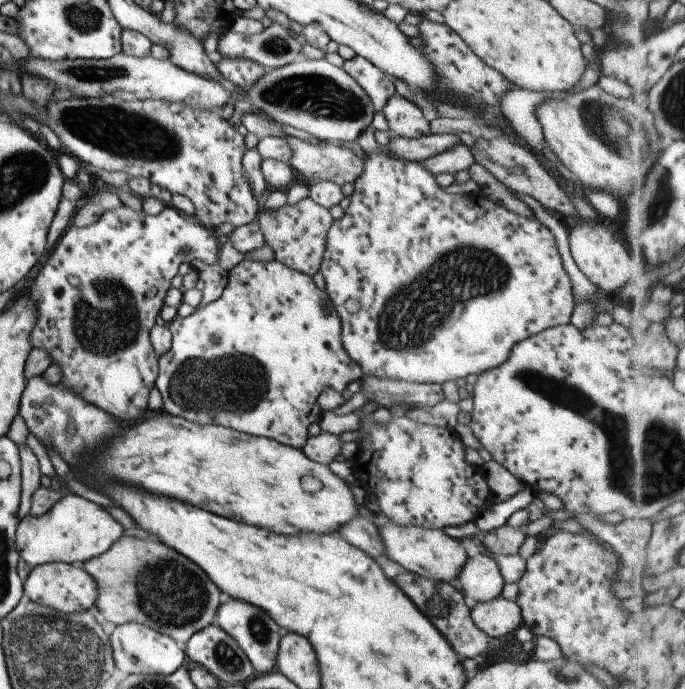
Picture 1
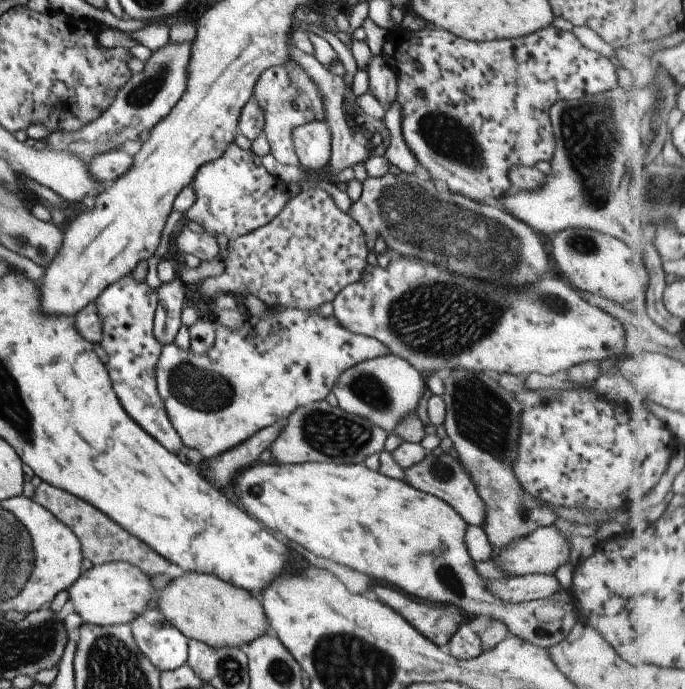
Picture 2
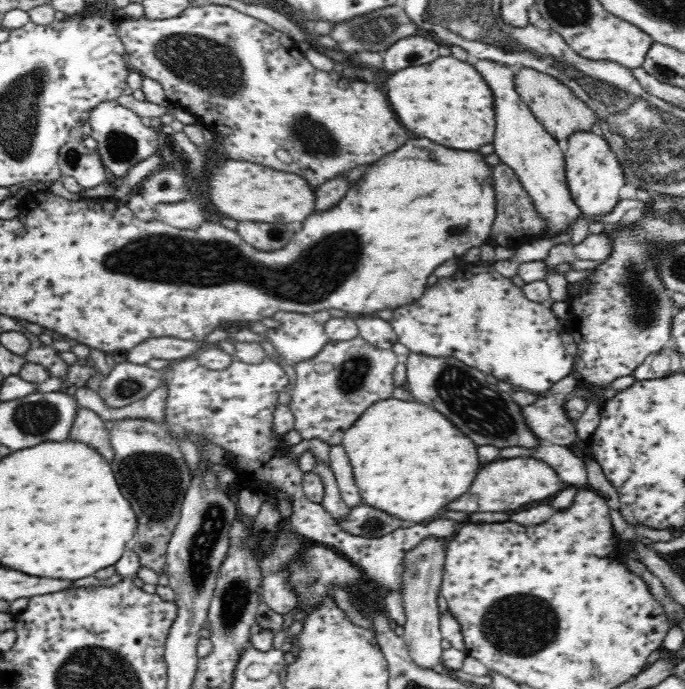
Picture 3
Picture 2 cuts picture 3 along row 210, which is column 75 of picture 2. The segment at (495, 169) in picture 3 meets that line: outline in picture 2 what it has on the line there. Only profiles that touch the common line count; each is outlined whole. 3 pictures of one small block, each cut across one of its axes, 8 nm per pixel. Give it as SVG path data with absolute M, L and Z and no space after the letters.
M42 482L35 488L34 496L31 499L49 510L59 521L62 521L62 524L71 528L71 531L79 538L83 558L90 560L93 565L126 561L141 568L151 577L164 574L172 566L170 562L160 558L158 552L150 550L150 546L144 546L140 540L132 538L132 534L128 534L128 538L126 538L126 530L120 528L114 520L106 518L104 512L98 512L98 508L92 508L92 504L72 496L64 489Z

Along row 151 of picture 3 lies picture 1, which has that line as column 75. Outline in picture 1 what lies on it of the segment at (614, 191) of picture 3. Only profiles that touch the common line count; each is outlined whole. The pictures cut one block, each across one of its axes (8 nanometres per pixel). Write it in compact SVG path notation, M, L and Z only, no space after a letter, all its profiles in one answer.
M48 563L35 566L24 582L24 595L32 602L53 608L58 612L76 614L96 606L98 588L94 578L84 570L84 564Z

